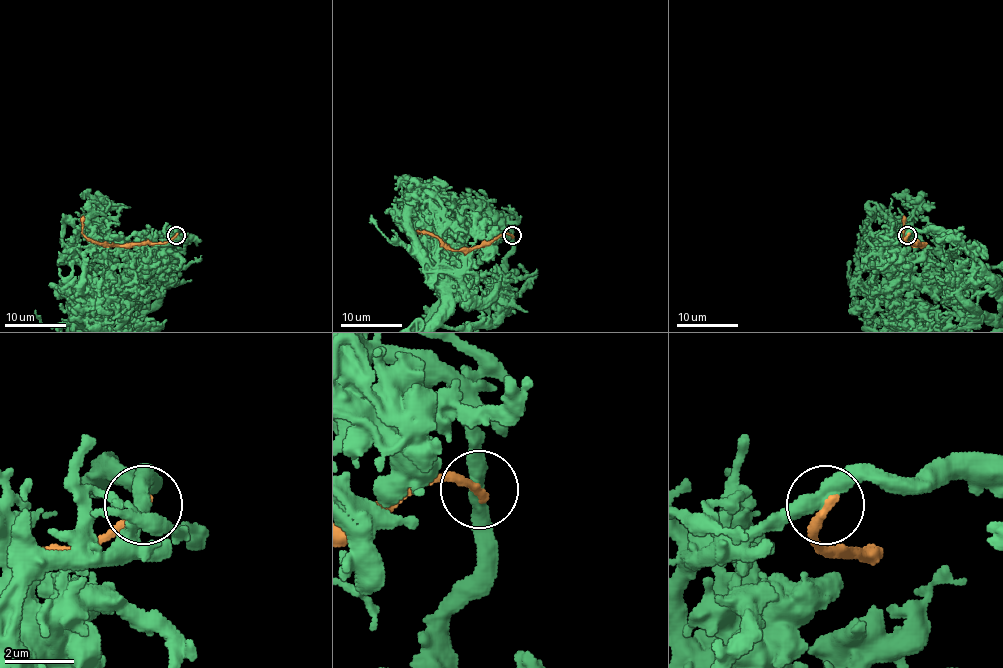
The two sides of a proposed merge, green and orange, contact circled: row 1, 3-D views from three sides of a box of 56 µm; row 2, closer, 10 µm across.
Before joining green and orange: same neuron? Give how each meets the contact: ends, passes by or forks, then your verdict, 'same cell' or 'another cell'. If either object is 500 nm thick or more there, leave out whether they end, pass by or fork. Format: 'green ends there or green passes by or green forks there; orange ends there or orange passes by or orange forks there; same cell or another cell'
green passes by; orange ends there; another cell

